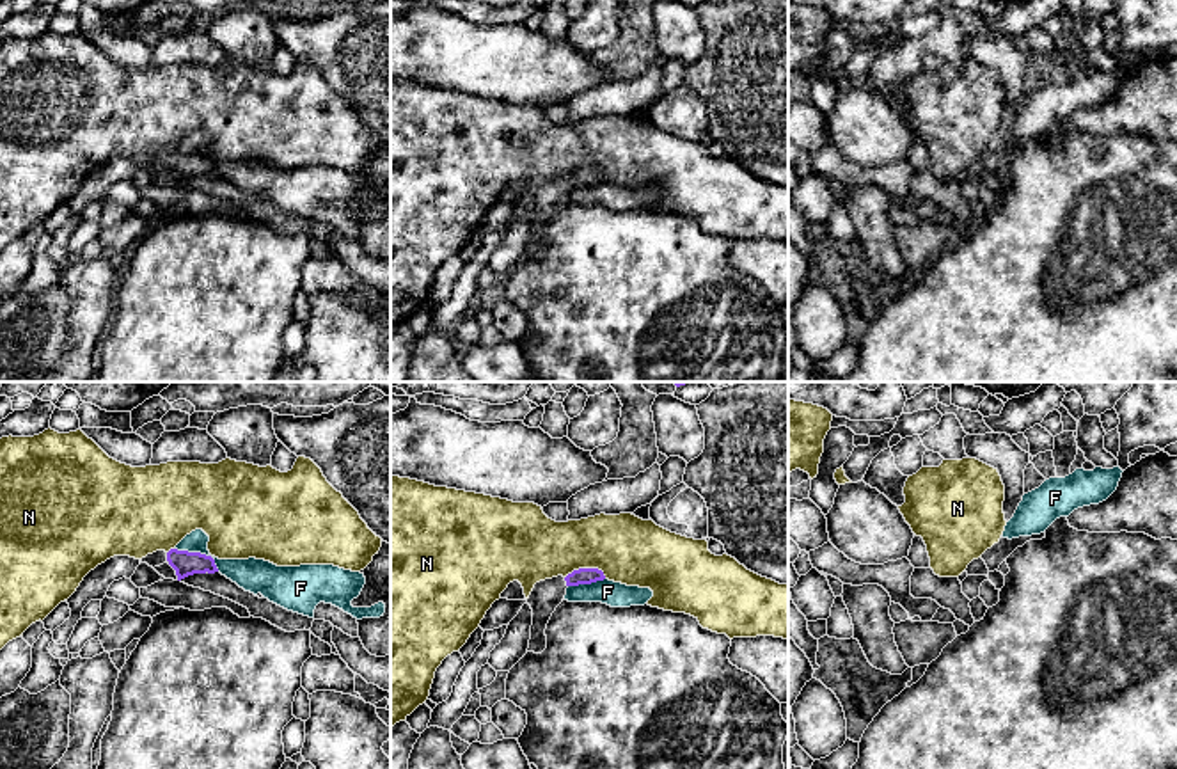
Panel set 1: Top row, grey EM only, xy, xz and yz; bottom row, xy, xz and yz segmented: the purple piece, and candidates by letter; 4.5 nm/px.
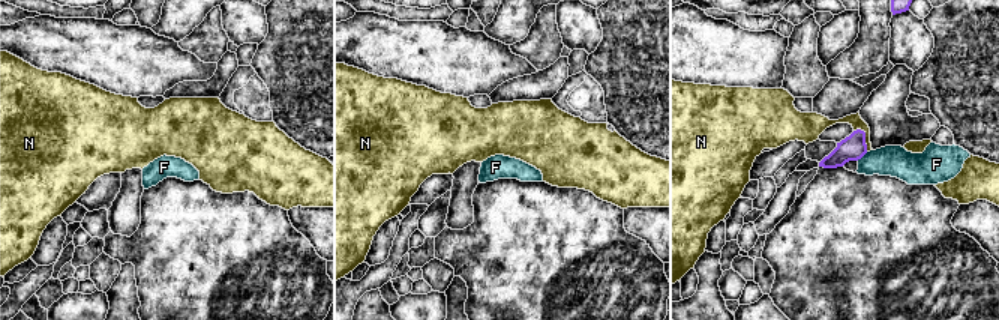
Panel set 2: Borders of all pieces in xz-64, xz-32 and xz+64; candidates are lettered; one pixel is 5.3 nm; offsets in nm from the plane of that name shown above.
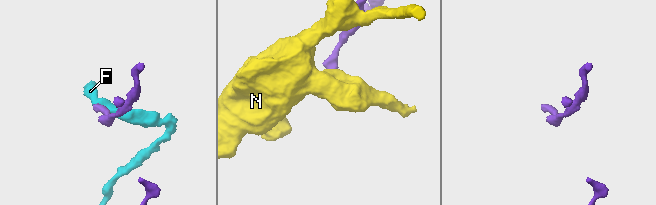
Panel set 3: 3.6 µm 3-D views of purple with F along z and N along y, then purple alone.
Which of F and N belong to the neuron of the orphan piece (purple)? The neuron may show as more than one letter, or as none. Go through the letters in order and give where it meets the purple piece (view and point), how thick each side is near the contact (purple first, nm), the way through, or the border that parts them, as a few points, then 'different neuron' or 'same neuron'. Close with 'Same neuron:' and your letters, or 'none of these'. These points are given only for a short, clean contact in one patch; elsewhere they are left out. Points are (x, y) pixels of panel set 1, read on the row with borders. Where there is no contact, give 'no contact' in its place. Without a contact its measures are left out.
F: xy (199, 553) | 120/140 nm | along xy (174, 547), (208, 554), (219, 570) | different neuron
N: xz (584, 569) | 80/300 nm | different neuron
Same neuron: none of these

